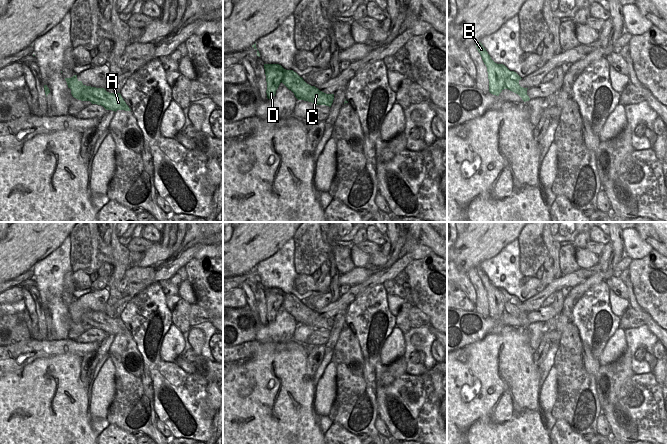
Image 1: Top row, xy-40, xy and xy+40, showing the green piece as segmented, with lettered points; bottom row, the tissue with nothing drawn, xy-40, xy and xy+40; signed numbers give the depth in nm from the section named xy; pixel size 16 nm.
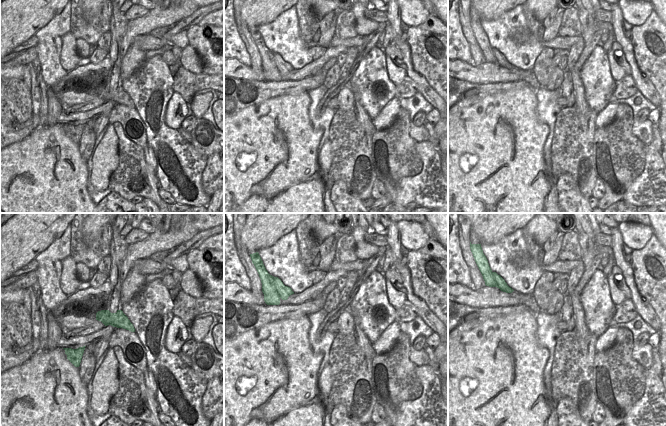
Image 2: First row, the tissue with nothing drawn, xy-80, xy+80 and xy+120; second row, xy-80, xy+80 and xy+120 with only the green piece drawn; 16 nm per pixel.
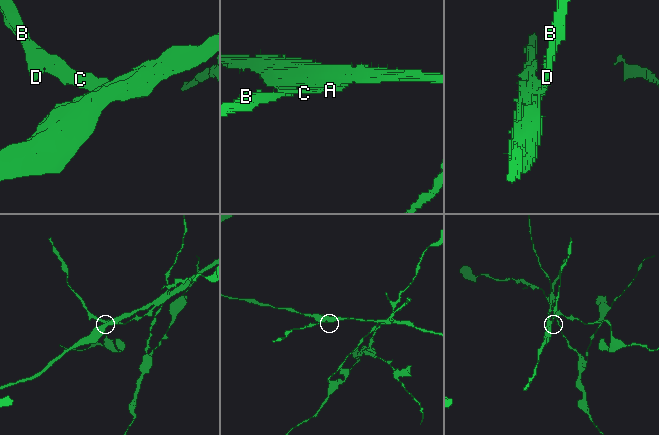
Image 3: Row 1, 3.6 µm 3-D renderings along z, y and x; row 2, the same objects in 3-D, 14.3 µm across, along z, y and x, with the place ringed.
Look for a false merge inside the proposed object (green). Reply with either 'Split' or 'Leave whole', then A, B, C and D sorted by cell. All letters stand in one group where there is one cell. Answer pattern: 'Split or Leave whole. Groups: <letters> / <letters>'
Split. Groups: A C / B D.

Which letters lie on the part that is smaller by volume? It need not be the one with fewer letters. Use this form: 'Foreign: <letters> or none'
Foreign: B, D

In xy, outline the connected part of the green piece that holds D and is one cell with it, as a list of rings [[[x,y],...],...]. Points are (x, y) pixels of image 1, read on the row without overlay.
[[[264,288],[266,306],[267,306],[267,322],[271,323],[276,318],[280,307],[284,301],[284,293],[279,288]]]

